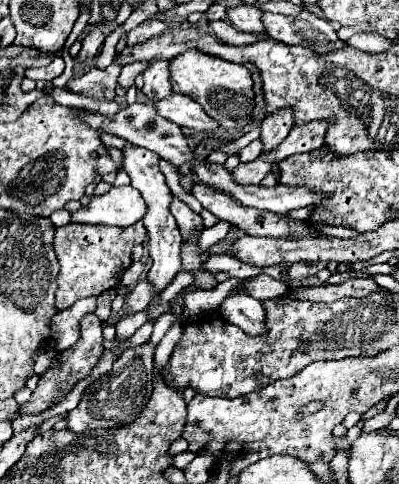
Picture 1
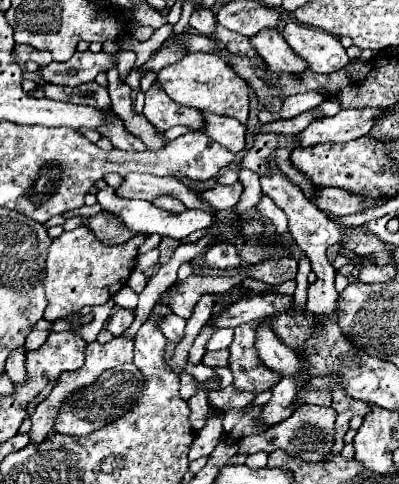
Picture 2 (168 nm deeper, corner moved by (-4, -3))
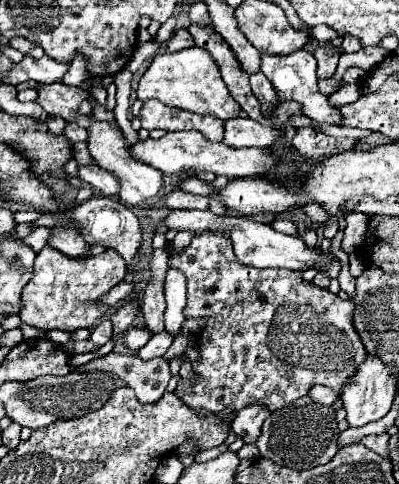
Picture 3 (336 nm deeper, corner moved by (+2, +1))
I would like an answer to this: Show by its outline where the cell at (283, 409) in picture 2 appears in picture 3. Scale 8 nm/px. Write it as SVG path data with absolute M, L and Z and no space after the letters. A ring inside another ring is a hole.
M254 403L238 411L238 417L232 421L232 431L244 439L244 443L254 443L260 435L264 419L270 417L270 409L262 403Z

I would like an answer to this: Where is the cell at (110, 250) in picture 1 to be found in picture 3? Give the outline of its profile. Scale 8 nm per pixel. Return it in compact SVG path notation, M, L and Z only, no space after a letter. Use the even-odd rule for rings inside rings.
M46 245L42 251L38 251L32 279L22 291L24 307L20 311L20 317L26 325L44 331L76 331L80 327L92 327L110 309L106 303L100 303L100 297L118 285L124 275L126 261L114 249L108 249L102 255L68 257L52 245Z

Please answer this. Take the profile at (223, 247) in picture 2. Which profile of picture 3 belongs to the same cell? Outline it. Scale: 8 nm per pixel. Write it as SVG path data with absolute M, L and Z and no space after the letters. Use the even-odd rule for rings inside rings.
M218 231L194 235L190 247L182 255L172 253L168 265L180 269L188 281L184 317L208 317L208 323L198 337L200 359L194 363L194 371L202 375L202 381L196 385L180 381L176 389L190 409L204 407L218 413L224 407L238 411L252 403L264 403L270 411L278 411L304 397L312 385L326 385L336 395L342 395L344 385L350 383L358 365L366 361L368 353L352 325L354 303L350 299L344 301L328 289L304 281L300 271L254 269L238 263L230 239L218 235Z

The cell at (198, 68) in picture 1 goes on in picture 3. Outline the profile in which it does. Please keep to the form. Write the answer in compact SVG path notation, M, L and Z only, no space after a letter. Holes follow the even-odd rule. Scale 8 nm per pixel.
M190 47L182 49L178 53L162 53L156 55L142 75L136 91L138 99L160 99L166 105L180 107L184 111L202 113L202 115L216 115L218 119L226 121L230 117L238 117L240 105L230 95L228 87L222 83L222 77L218 75L218 67L214 59L210 59L210 53L202 47Z

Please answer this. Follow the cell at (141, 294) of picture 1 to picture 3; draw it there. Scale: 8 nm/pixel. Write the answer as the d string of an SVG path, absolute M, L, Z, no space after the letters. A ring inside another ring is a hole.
M104 319L94 331L92 331L92 337L90 341L94 341L96 345L104 345L110 341L110 335L112 335L112 323L108 319Z

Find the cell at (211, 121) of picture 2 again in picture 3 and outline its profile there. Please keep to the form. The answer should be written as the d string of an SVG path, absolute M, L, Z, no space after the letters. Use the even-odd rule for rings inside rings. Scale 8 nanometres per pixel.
M236 117L224 121L222 143L226 143L228 147L270 147L280 139L280 131L268 125L260 125L250 117Z

